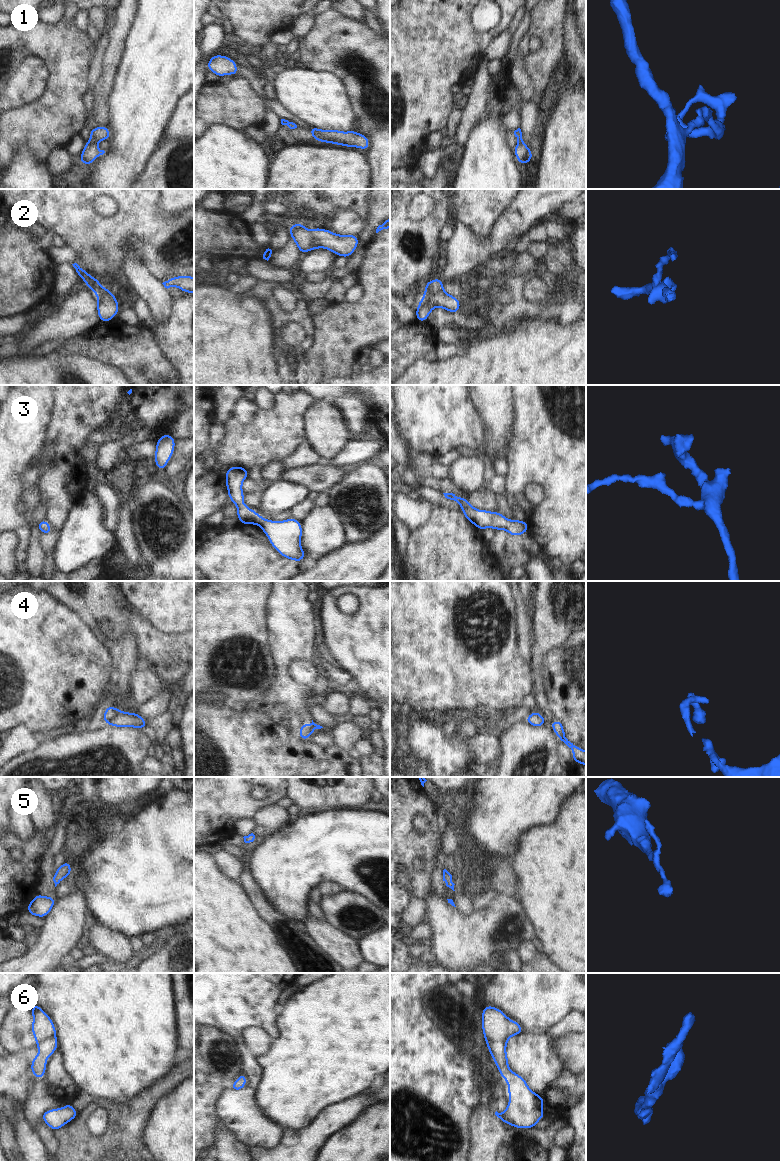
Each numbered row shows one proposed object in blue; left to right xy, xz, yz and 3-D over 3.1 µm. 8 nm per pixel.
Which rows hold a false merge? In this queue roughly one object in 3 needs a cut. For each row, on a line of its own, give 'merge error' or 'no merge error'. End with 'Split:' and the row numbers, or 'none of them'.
1: no merge error
2: no merge error
3: no merge error
4: merge error
5: no merge error
6: no merge error
Split: 4

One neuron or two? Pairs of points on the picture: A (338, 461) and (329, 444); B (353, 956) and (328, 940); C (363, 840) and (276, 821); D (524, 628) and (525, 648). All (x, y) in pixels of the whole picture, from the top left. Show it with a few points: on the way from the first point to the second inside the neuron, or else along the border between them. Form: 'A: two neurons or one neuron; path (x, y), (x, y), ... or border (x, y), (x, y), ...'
A: two neurons; border (352, 438), (335, 455), (322, 460)
B: one neuron; path (347, 954), (334, 943)
C: two neurons; border (279, 828), (268, 833)
D: one neuron; path (524, 633), (524, 643)

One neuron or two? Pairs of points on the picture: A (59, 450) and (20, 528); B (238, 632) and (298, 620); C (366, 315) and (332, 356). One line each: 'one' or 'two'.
A: two
B: two
C: one

